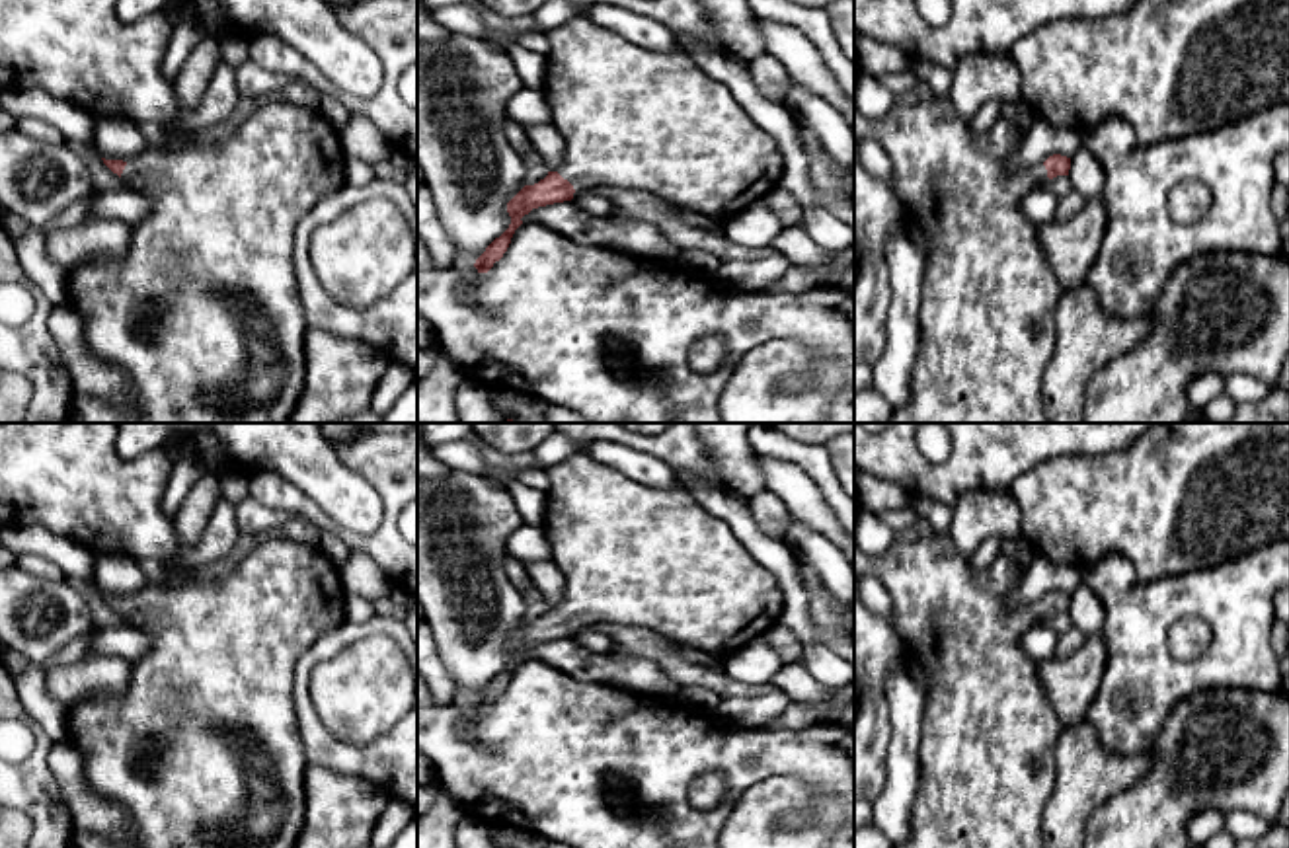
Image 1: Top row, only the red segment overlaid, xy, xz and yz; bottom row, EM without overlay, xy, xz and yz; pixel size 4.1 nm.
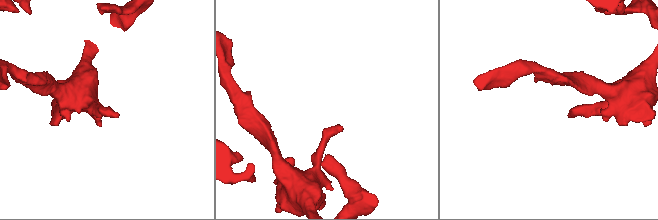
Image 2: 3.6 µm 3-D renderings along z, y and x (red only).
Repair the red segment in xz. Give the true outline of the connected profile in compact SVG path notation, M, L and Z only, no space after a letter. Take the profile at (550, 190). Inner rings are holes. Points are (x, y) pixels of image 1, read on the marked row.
M585 14L554 27L546 37L550 51L542 94L552 111L552 127L564 136L562 164L507 203L511 224L476 259L478 273L488 273L503 257L525 214L571 201L575 191L599 185L638 189L671 207L727 220L778 185L784 158L776 138L681 49L642 49Z

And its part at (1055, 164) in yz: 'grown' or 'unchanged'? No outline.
grown

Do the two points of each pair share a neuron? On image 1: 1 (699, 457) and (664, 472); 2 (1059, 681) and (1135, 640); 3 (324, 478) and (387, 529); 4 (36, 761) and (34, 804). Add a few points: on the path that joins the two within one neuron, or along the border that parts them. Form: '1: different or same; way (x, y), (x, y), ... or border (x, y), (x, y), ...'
1: different; border (632, 447), (660, 457), (671, 468), (677, 484)
2: different; border (1100, 632), (1104, 642), (1104, 673), (1093, 702)
3: different; border (365, 480), (381, 500), (381, 521), (359, 535)
4: same; way (34, 770), (34, 794)

